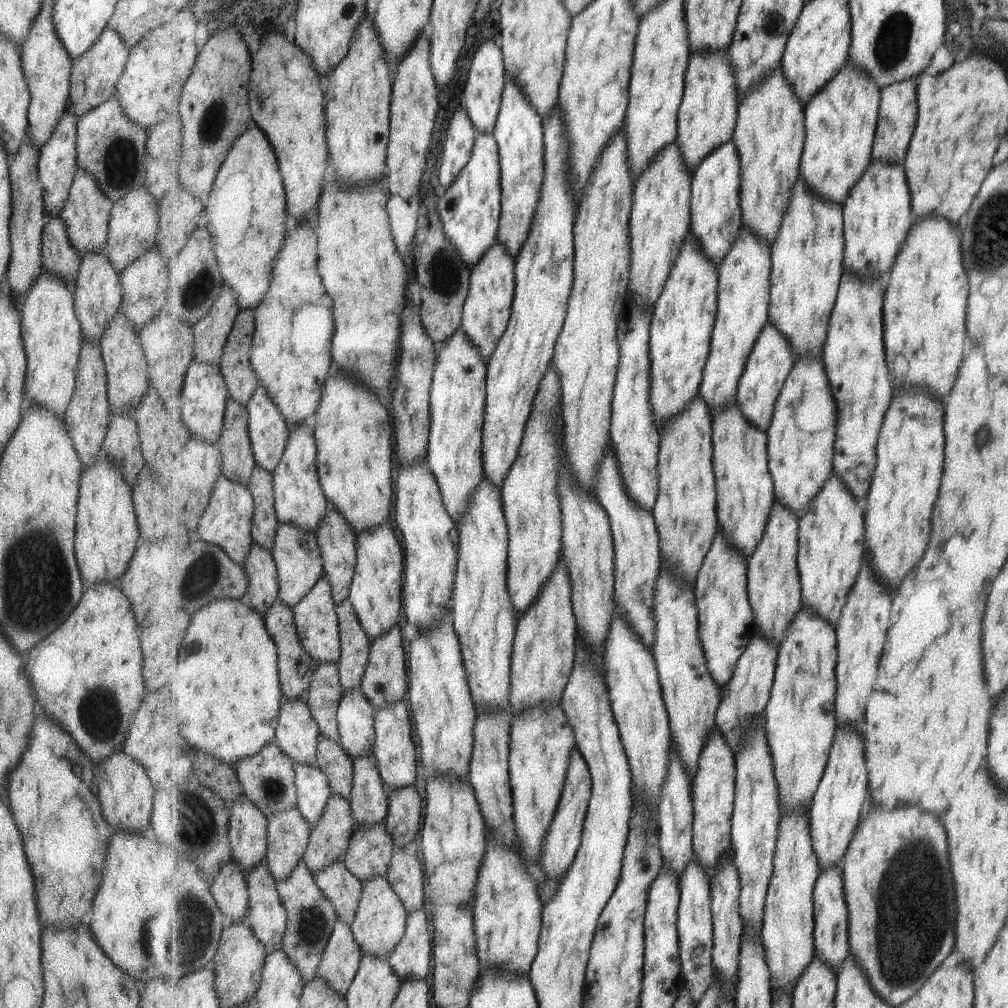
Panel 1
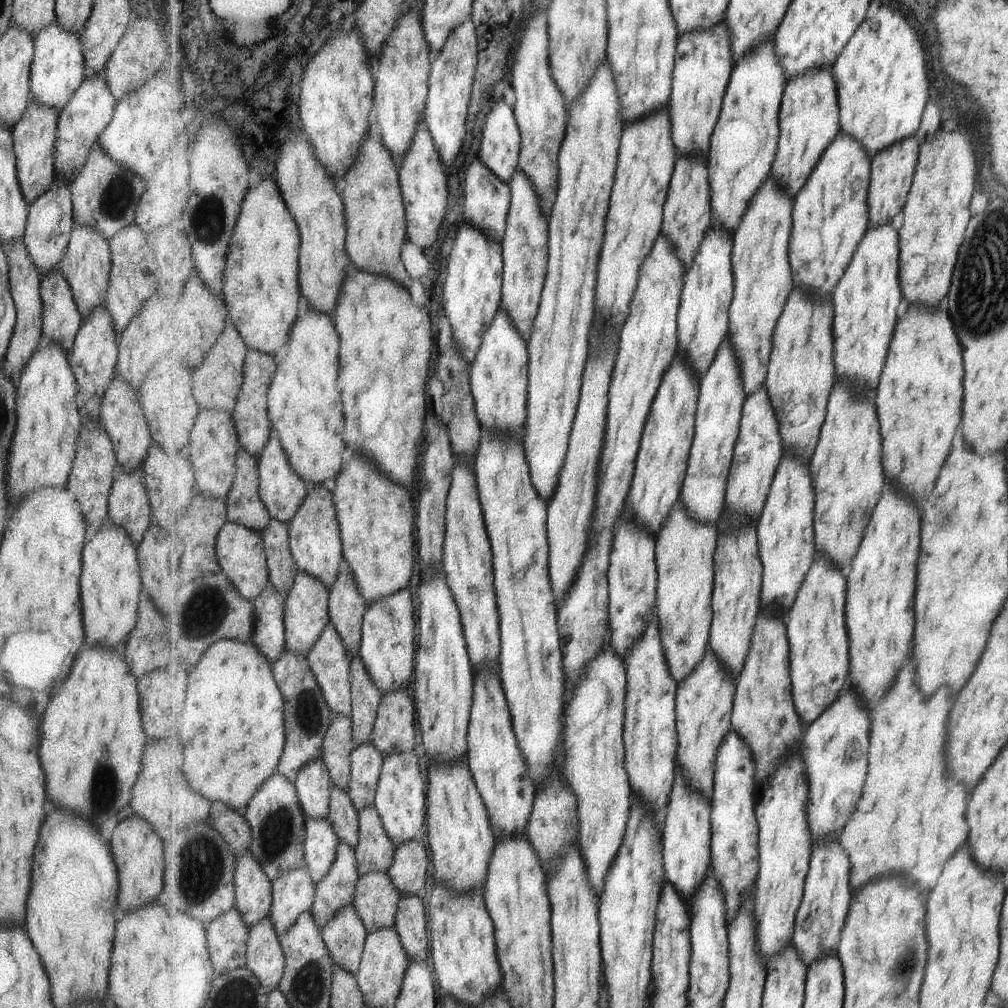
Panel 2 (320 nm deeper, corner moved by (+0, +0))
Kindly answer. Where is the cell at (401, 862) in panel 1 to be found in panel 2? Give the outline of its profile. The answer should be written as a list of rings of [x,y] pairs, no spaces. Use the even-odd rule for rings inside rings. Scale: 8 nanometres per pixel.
[[[419,895],[401,896],[394,928],[411,962],[430,960],[427,913]]]

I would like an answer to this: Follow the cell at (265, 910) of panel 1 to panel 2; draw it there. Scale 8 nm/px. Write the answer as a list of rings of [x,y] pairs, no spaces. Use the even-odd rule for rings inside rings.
[[[265,917],[258,925],[255,925],[250,930],[248,940],[247,966],[254,971],[264,987],[267,987],[270,992],[279,988],[282,981],[284,970],[286,969],[286,954],[282,947],[282,941],[276,933],[273,921],[269,917]]]

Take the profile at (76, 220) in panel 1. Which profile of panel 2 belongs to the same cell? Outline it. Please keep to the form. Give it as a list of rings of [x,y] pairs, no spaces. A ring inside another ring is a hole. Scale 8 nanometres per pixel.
[[[73,224],[65,252],[56,269],[69,285],[73,302],[82,320],[91,314],[93,309],[104,304],[110,271],[110,250],[108,242],[98,231],[92,227]]]

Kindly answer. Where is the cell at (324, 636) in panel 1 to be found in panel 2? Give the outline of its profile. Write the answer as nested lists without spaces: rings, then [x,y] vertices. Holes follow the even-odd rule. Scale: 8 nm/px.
[[[330,622],[308,656],[310,670],[322,686],[333,715],[352,715],[351,660],[341,635]]]

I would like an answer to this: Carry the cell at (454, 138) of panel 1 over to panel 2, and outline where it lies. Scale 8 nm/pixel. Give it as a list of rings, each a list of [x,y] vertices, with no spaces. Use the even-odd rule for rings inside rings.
[[[479,158],[473,162],[473,166],[467,168],[467,176],[465,176],[465,182],[463,184],[465,184],[463,223],[484,231],[488,237],[502,246],[502,240],[506,236],[508,215],[511,208],[512,190],[509,184],[501,180]]]

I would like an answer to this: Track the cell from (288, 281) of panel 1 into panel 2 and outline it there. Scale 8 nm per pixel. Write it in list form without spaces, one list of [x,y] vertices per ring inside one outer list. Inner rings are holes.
[[[305,308],[305,312],[294,326],[290,336],[290,342],[283,350],[283,354],[278,359],[278,372],[274,376],[274,381],[270,386],[268,395],[268,405],[270,406],[270,421],[273,430],[277,431],[283,450],[290,458],[290,463],[295,472],[310,486],[323,485],[333,487],[333,478],[339,476],[343,470],[345,458],[345,442],[343,442],[343,426],[345,426],[345,414],[343,414],[343,400],[341,392],[337,388],[337,378],[339,378],[340,358],[339,358],[339,334],[335,322],[319,314],[316,310]]]

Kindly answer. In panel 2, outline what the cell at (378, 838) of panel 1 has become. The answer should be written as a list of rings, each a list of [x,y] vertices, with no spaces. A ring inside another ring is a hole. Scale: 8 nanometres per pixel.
[[[370,872],[360,877],[352,904],[369,933],[396,925],[401,894],[389,874]]]

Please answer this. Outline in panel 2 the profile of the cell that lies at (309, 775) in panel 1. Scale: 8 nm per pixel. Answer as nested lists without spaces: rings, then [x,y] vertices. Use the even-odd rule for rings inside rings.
[[[327,818],[306,819],[306,856],[316,886],[330,873],[338,856],[340,838]]]

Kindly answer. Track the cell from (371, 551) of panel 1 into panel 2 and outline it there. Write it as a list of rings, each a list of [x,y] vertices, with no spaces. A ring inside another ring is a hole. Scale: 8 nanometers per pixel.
[[[409,587],[367,607],[362,624],[361,657],[371,680],[382,692],[382,698],[388,693],[405,689],[413,678],[416,663],[415,636],[417,622]]]

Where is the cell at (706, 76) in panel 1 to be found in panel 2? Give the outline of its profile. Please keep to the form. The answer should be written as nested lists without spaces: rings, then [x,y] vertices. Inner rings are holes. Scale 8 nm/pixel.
[[[679,157],[664,209],[662,234],[665,235],[677,250],[678,257],[687,272],[698,256],[706,234],[712,228],[712,206],[710,191],[710,170],[707,161],[698,157]]]

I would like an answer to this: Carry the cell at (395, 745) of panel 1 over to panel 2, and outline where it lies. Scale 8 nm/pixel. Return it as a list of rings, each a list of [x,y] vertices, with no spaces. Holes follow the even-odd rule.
[[[413,751],[395,753],[384,760],[382,776],[378,782],[375,808],[383,821],[383,826],[390,839],[397,845],[406,845],[417,838],[421,828],[425,826],[427,814],[427,784],[423,782],[419,758]]]

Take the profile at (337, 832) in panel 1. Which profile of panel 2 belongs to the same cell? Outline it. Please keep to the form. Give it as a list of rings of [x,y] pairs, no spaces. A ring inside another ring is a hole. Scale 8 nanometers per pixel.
[[[341,841],[334,866],[316,886],[316,899],[311,912],[320,931],[323,931],[342,909],[352,904],[360,877],[356,850]]]

